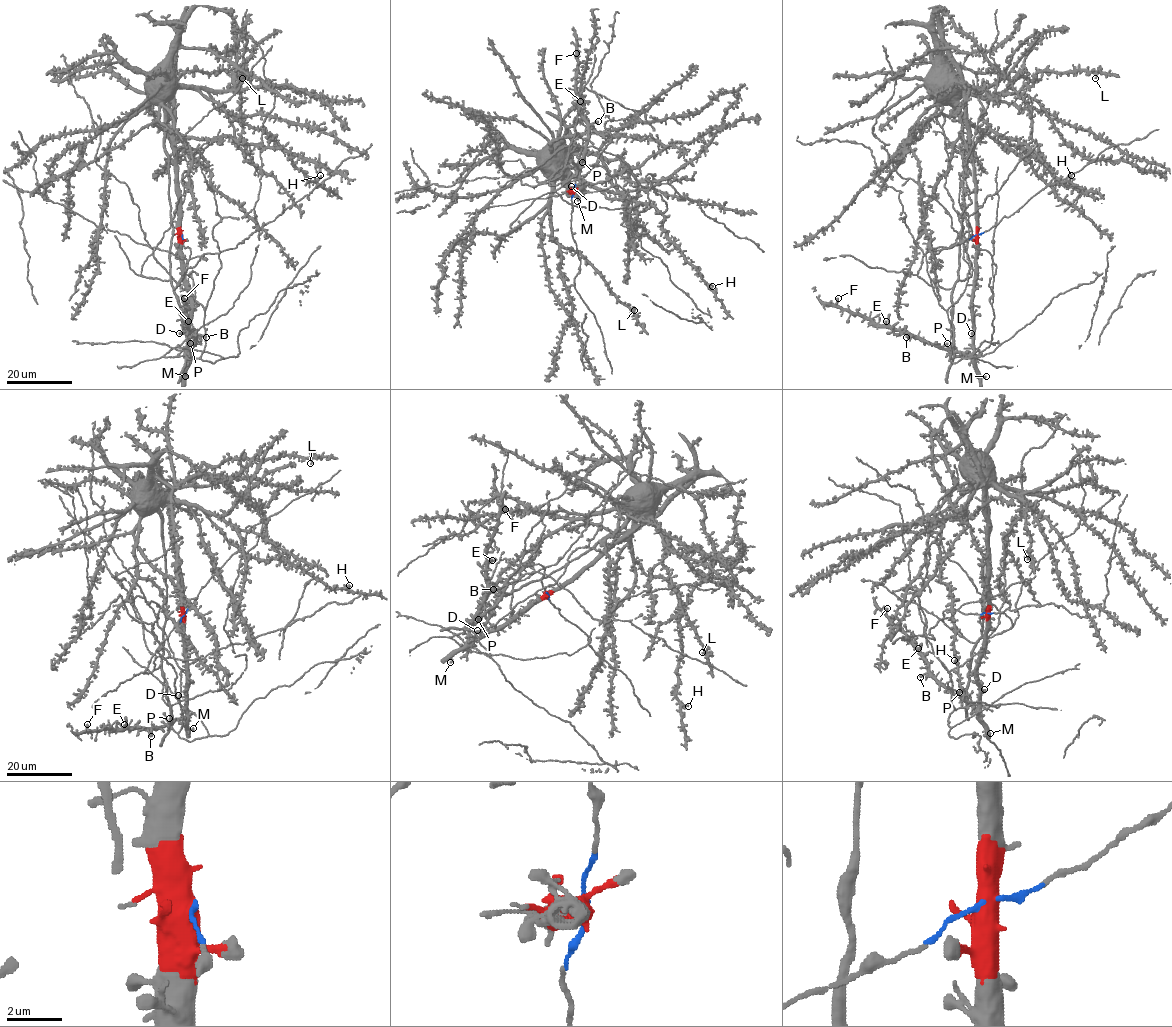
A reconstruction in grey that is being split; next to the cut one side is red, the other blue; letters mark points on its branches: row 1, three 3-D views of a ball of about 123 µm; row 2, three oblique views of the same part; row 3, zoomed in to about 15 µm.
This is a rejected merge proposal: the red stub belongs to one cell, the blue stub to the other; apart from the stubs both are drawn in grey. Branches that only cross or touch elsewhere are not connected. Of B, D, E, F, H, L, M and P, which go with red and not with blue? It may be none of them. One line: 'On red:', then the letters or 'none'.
On red: B, D, E, F, M, P

